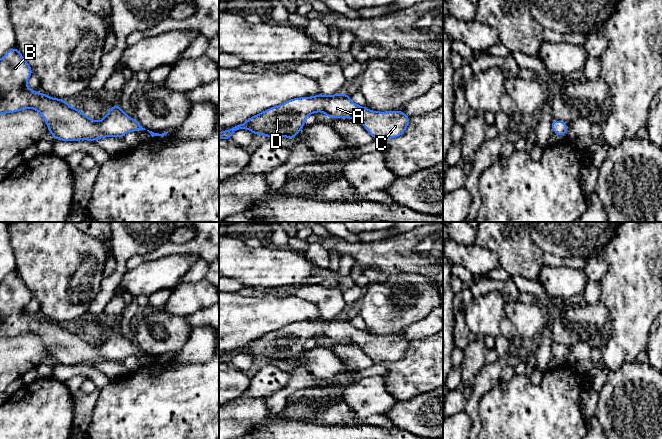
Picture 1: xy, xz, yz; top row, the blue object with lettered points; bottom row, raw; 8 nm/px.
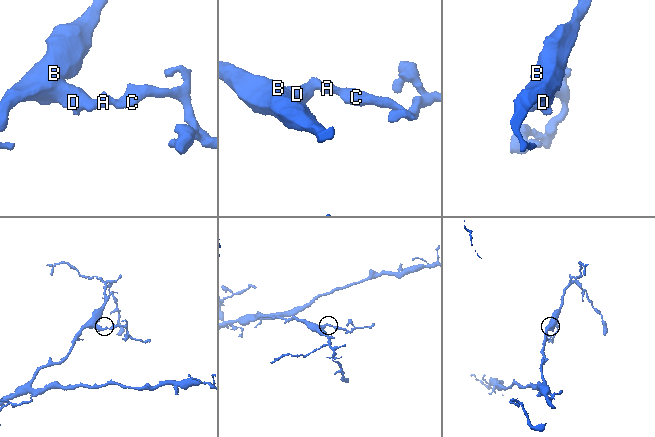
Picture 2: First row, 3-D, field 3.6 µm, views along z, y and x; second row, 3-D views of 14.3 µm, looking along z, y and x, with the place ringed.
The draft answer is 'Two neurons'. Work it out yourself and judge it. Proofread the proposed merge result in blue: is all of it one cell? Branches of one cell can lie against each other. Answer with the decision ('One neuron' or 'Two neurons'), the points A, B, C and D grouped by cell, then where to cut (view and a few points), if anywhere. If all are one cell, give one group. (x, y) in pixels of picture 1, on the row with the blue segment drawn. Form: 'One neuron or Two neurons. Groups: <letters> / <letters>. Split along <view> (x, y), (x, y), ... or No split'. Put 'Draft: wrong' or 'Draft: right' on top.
Draft: wrong
One neuron. Groups: A B C D. No split

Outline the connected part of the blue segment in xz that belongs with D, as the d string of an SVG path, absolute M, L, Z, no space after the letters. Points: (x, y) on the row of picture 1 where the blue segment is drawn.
M347 92L324 96L290 99L249 118L243 124L219 132L219 139L230 140L239 129L251 130L254 135L284 136L294 139L304 127L309 114L323 111L327 118L351 118L364 124L375 140L400 137L409 125L410 117L403 111L376 112L353 103Z

